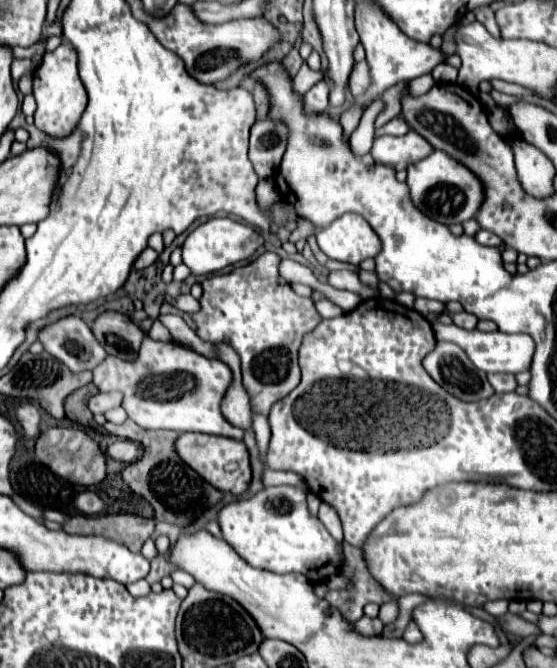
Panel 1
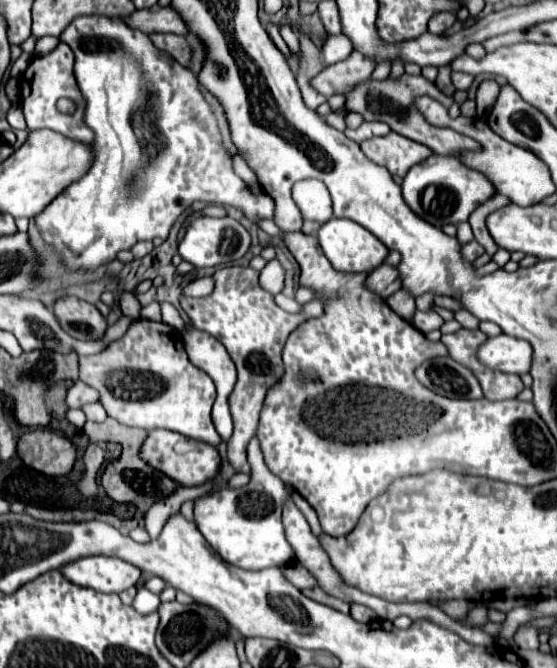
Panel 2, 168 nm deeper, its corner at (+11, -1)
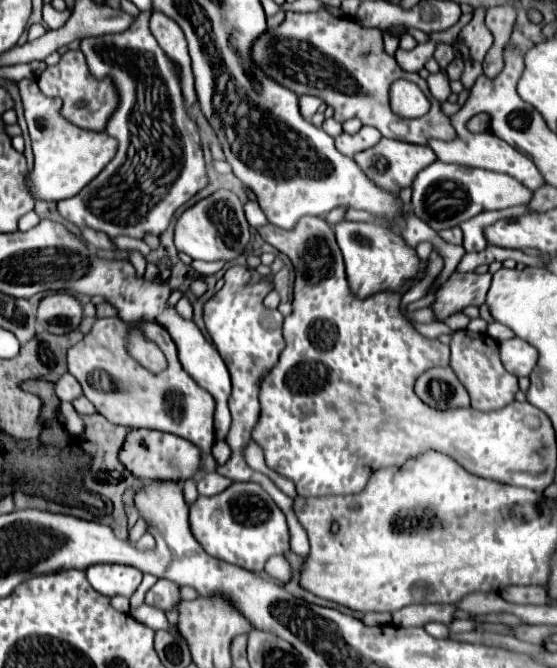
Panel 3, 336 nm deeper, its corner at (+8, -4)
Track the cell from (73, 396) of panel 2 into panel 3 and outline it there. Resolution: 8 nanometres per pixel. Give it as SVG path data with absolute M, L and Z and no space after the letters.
M66 373L66 375L62 375L60 381L56 383L56 395L58 395L62 401L72 403L72 399L82 397L84 393L82 393L80 383L78 383L70 373Z

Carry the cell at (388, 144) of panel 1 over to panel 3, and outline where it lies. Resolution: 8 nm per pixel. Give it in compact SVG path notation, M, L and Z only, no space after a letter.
M380 139L380 143L376 143L374 147L360 151L354 155L354 161L360 165L360 169L380 187L398 193L402 187L410 187L416 173L424 167L428 167L430 163L436 161L434 151L428 145L412 145L412 143L404 143L404 141L396 141L396 139Z

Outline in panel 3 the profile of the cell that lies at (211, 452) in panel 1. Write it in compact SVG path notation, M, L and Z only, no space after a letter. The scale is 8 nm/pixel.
M132 429L120 451L120 461L138 479L184 483L186 479L192 479L196 475L196 471L200 469L200 449L194 443L190 443L178 435L172 435L172 433L152 431L152 429Z

